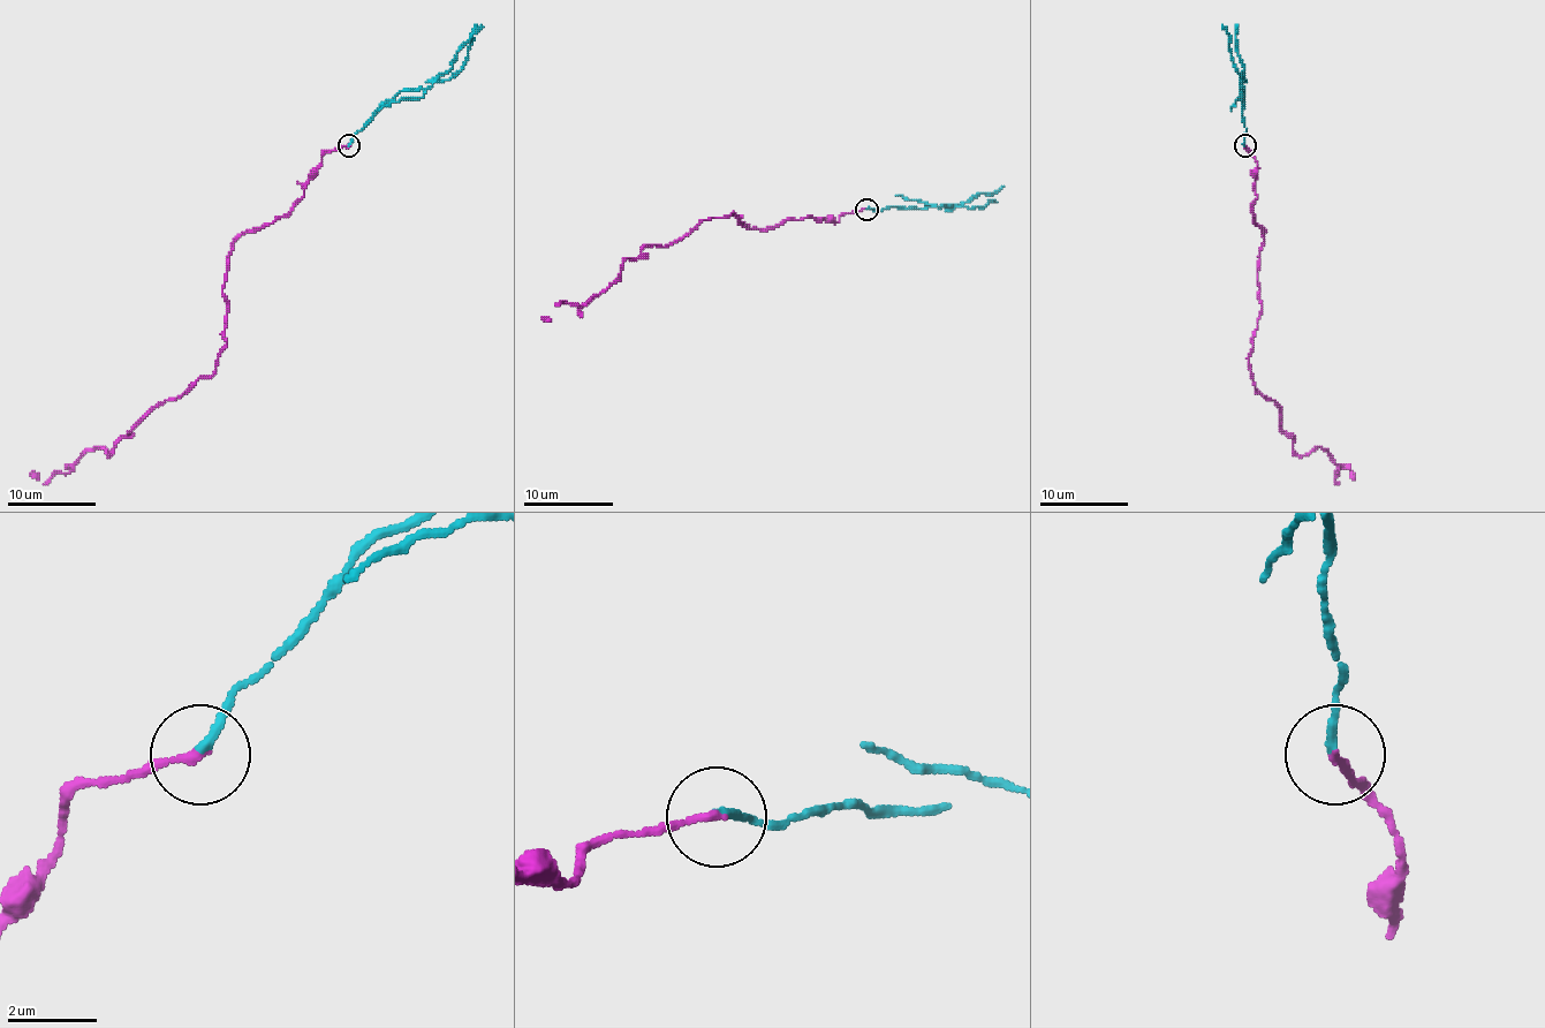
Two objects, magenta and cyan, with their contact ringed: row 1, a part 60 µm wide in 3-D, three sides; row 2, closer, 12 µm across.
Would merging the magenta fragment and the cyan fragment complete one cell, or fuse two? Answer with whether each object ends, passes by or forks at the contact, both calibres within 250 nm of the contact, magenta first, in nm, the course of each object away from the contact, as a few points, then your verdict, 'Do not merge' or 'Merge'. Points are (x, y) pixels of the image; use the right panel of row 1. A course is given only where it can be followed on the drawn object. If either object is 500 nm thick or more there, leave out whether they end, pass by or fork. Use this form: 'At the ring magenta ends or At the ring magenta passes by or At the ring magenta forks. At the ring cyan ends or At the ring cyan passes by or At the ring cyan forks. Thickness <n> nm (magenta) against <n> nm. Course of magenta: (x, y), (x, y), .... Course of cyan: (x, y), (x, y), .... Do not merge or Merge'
At the ring magenta ends. At the ring cyan ends. Thickness 190 nm (magenta) against 200 nm. Course of magenta: (1244, 145), (1264, 232), (1252, 383), (1300, 455), (1326, 451), (1339, 484), (1353, 471). Course of cyan: (1244, 145), (1244, 68), (1237, 55), (1237, 24). Do not merge

